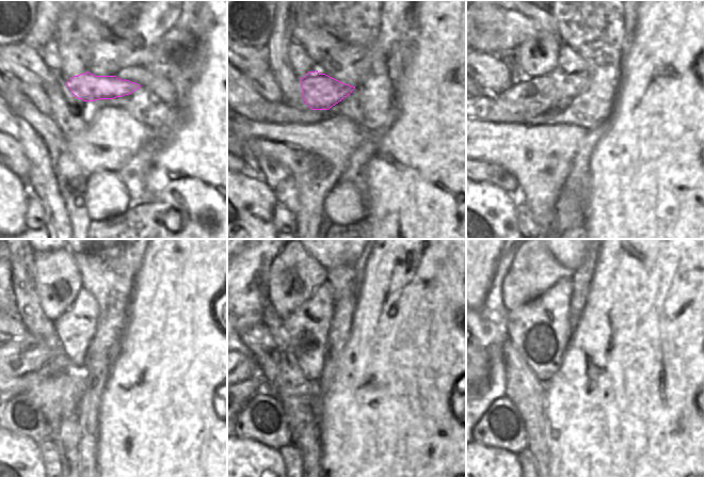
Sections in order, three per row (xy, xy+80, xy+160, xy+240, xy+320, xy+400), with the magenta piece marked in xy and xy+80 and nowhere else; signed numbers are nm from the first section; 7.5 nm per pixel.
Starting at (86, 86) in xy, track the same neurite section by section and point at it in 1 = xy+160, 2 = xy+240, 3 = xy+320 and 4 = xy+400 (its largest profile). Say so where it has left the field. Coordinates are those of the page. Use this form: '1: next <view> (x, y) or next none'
1: next xy+160 (524, 100)
2: next xy+240 (17, 358)
3: next xy+320 (249, 367)
4: next none

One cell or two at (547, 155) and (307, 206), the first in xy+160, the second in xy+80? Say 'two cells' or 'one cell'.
one cell

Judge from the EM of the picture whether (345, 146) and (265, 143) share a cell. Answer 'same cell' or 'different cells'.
same cell

